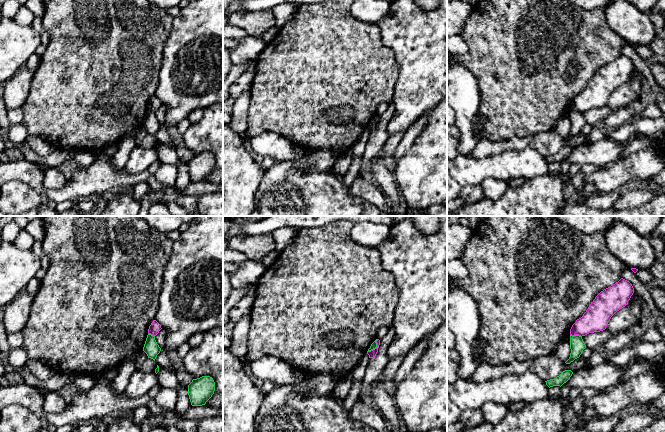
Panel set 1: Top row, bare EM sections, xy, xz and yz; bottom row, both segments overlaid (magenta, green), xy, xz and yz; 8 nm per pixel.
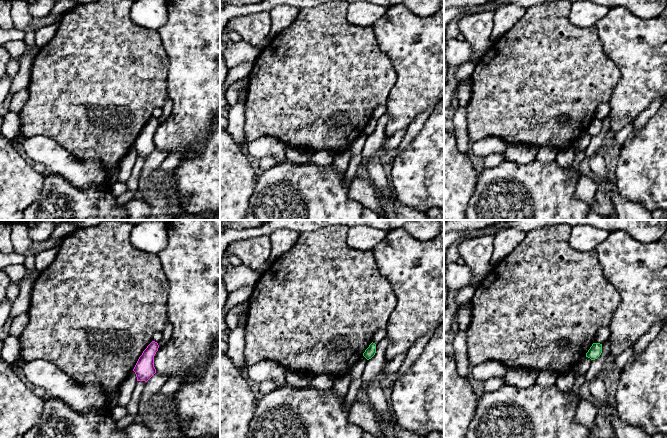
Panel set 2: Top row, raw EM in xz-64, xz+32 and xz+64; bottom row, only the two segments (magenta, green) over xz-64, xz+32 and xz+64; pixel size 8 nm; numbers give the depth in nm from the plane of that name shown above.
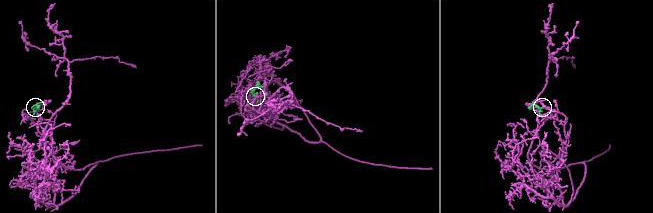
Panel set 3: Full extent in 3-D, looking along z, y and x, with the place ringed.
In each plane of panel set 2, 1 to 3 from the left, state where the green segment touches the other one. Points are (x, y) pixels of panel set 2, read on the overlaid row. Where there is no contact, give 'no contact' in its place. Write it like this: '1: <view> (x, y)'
1: no contact
2: no contact
3: no contact

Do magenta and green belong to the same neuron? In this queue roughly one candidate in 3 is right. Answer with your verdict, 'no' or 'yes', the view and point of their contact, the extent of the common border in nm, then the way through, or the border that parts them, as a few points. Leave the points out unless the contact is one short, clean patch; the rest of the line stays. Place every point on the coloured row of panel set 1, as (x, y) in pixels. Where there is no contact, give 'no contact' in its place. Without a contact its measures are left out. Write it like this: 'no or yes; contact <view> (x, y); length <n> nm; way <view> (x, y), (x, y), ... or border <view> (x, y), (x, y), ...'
no; contact yz (576, 334); length 100 nm; border yz (570, 334), (581, 337)

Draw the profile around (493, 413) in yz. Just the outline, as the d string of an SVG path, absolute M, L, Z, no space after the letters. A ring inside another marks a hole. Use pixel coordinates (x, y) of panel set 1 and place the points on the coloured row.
M486 402L480 408L483 414L484 421L490 424L497 424L501 422L507 413L507 407L495 402Z

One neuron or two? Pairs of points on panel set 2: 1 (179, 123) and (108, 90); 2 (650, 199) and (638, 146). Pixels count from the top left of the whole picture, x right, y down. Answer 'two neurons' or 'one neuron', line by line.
1: two neurons
2: one neuron

